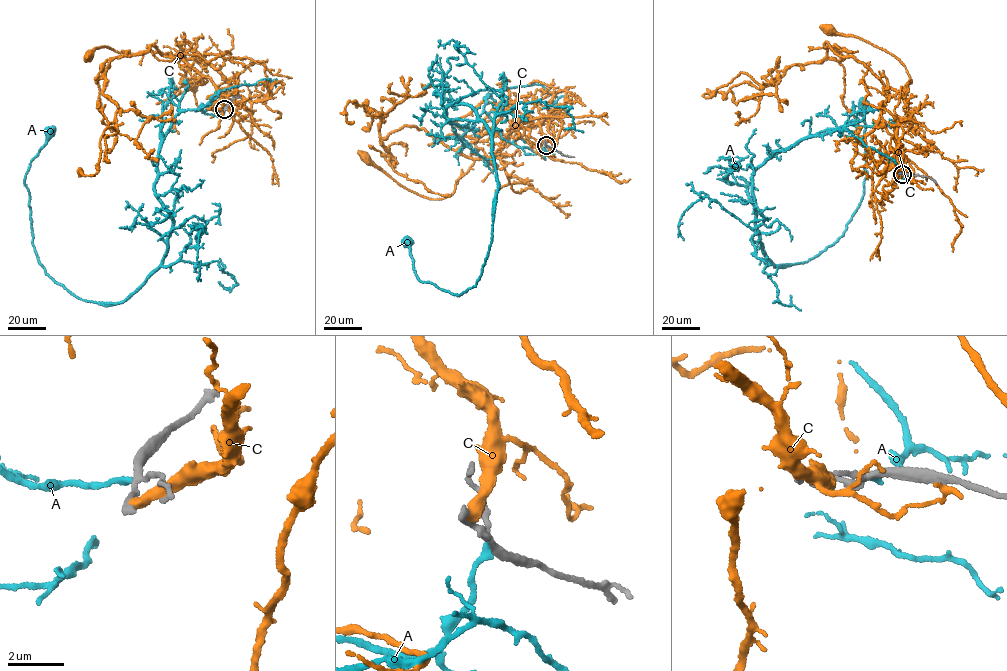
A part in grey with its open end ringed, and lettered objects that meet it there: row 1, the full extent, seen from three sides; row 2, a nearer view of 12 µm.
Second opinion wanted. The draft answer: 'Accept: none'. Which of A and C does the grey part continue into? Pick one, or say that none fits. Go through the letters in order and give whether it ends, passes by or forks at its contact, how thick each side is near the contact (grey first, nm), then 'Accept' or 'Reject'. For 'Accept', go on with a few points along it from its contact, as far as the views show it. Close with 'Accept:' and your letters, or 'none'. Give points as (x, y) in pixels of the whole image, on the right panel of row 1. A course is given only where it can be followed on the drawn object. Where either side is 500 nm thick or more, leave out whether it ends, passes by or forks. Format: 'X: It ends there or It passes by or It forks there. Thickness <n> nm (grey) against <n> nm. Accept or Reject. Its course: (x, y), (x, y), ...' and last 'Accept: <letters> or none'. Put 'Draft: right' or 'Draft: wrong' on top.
Draft: right
A: It ends there. Thickness 240 nm (grey) against 200 nm. Reject
C: It ends there. Thickness 240 nm (grey) against 380 nm. Reject
Accept: none

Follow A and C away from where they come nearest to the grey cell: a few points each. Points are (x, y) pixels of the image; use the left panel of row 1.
A: (224, 108), (171, 121), (154, 187), (166, 254), (110, 305), (57, 283), (32, 243), (24, 178), (48, 132)
C: (224, 110), (235, 99), (234, 89), (206, 62), (145, 50), (125, 54), (105, 46), (94, 48), (89, 56)

